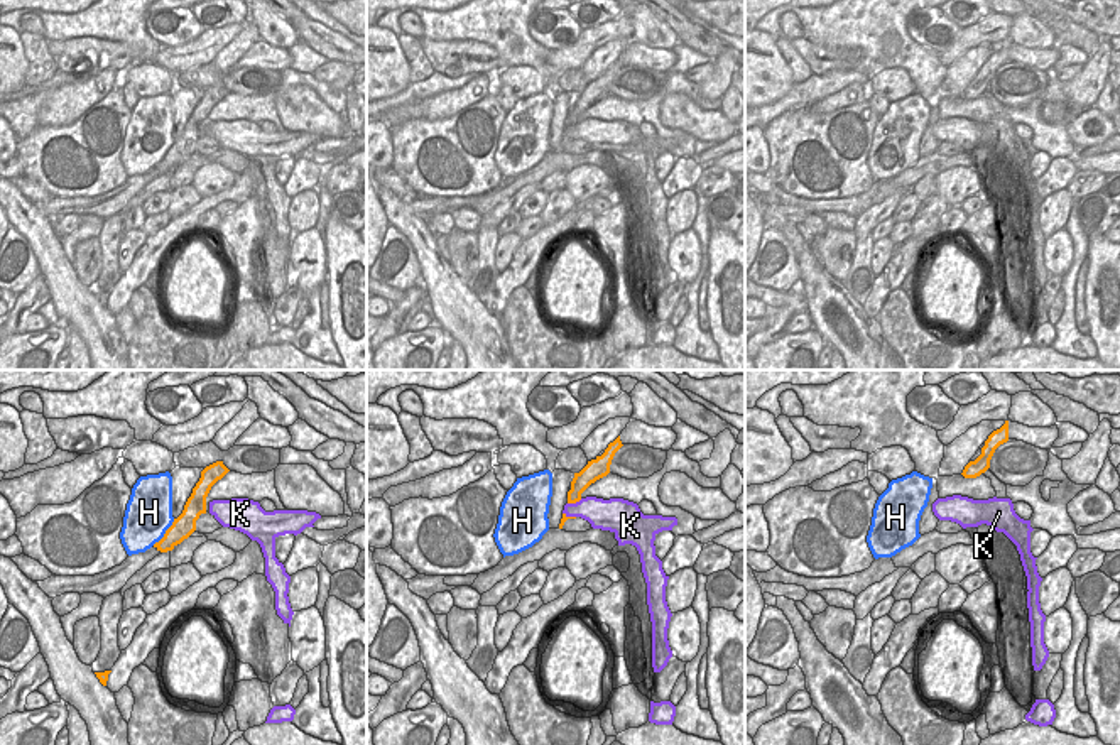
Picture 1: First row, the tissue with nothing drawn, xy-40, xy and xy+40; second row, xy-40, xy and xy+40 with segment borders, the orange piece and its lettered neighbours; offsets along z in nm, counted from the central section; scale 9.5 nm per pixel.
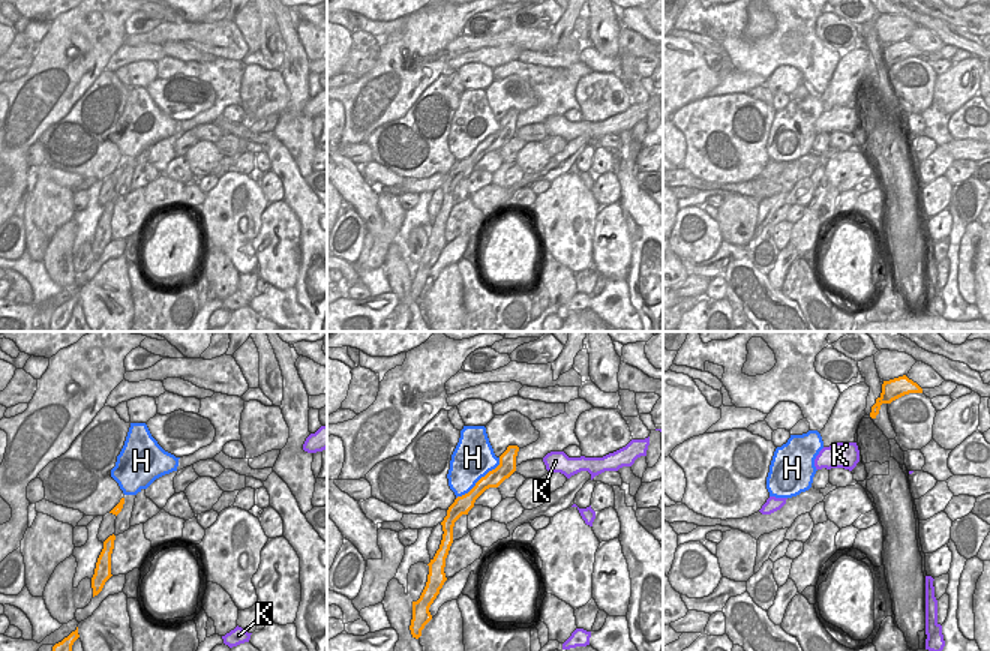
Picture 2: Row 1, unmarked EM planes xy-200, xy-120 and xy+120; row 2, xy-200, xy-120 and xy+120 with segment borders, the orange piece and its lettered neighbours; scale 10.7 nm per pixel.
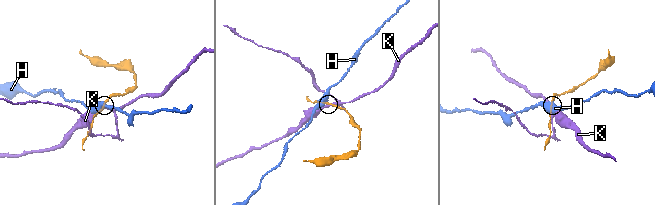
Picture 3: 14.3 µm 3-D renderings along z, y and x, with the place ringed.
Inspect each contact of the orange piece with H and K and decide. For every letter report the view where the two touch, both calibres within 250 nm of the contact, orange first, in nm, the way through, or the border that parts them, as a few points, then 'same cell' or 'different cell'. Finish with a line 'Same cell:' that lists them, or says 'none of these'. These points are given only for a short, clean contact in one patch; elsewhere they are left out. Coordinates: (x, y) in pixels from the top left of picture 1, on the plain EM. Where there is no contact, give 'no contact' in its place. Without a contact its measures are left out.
H: xy-40 | 200/440 nm | different cell
K: xy | 170/280 nm | along xy (581, 120), (568, 125) | different cell
Same cell: none of these

